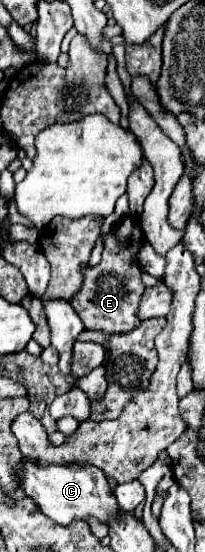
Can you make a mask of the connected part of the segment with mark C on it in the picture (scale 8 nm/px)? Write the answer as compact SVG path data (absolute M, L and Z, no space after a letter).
M22 459L16 473L24 473L22 489L28 497L36 501L40 511L60 525L70 525L72 521L86 521L86 517L96 517L100 523L108 523L120 517L120 505L116 501L114 489L110 487L106 475L92 465L50 465L38 467L28 459Z

